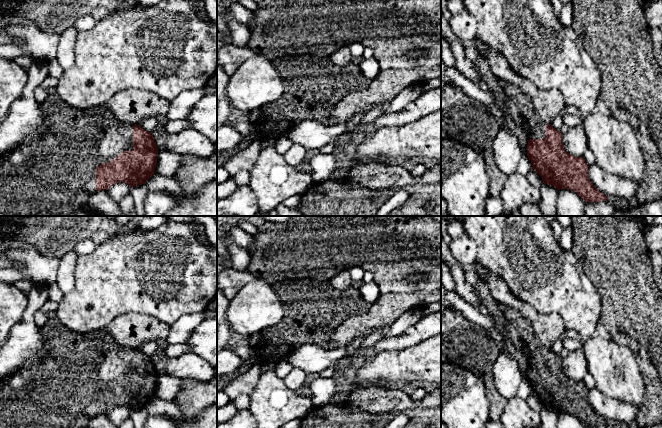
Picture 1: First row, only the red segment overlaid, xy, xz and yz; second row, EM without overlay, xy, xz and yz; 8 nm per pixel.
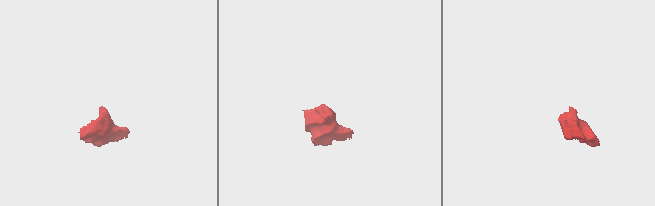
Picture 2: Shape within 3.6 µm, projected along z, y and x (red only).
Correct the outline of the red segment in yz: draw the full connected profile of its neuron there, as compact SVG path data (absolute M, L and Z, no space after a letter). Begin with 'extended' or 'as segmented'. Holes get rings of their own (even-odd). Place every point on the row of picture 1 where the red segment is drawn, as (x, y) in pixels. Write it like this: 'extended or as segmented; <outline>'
extended; M499 80L504 92L514 99L524 118L528 133L527 156L543 183L558 190L570 189L585 202L607 201L588 177L588 164L583 157L567 153L562 134L551 124L543 122L536 113L532 100L512 83Z

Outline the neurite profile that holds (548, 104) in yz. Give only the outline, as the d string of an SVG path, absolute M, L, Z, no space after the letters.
M487 44L484 46L486 49L484 58L487 59L493 75L499 80L514 84L523 94L527 95L532 100L534 109L543 122L551 124L557 116L563 115L567 106L558 89L539 89L528 79L516 74L496 49Z

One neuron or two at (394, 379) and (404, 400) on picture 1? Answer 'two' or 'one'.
two

